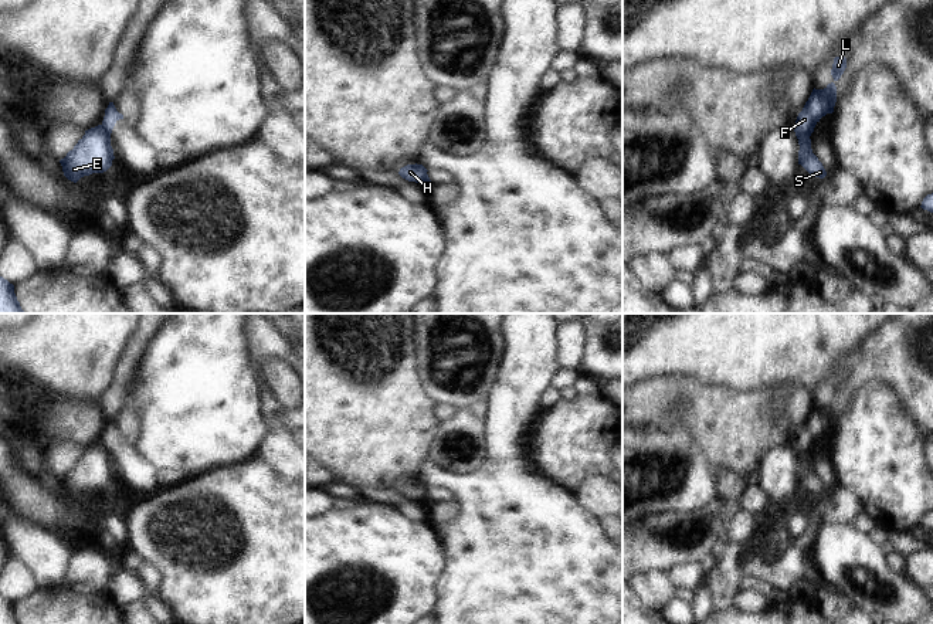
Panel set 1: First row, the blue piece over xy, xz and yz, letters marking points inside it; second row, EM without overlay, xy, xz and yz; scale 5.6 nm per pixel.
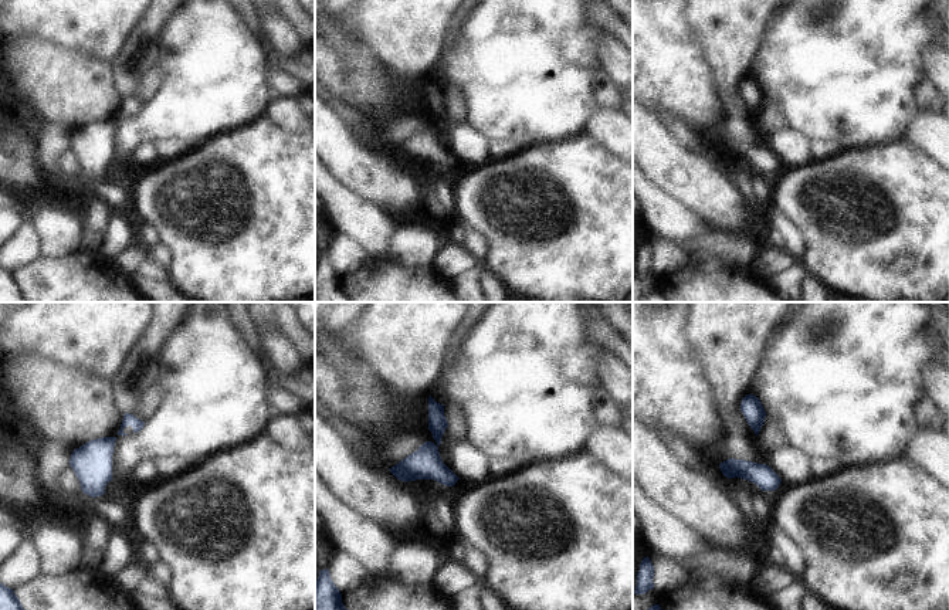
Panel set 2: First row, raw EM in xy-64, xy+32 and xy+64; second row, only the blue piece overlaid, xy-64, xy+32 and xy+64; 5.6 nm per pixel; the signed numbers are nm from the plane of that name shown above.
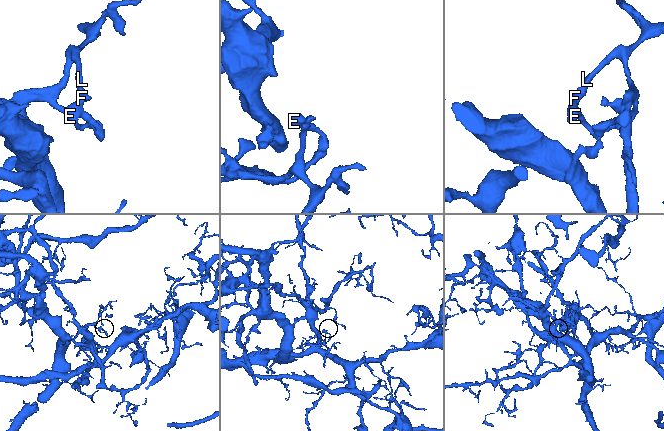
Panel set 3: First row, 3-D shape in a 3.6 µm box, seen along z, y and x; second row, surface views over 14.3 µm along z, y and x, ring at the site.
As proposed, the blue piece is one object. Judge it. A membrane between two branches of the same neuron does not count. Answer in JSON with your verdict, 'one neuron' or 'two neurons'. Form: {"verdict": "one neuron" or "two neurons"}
{"verdict": "two neurons"}

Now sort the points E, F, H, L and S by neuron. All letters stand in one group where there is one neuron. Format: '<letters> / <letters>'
E H S / F L

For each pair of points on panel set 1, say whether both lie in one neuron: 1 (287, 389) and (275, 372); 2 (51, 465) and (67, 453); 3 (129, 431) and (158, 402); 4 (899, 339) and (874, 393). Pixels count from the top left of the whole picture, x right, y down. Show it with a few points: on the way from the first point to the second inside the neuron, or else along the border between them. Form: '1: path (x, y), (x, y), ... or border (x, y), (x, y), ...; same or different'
1: path (287, 385), (280, 376); same
2: path (56, 461), (63, 455); same
3: border (126, 404), (139, 416), (139, 437), (135, 444); different
4: border (851, 393), (865, 380), (882, 377), (906, 400); different

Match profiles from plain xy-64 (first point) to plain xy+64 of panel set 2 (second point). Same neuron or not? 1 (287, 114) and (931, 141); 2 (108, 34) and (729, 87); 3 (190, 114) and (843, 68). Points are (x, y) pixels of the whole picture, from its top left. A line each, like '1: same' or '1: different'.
1: same
2: same
3: same

